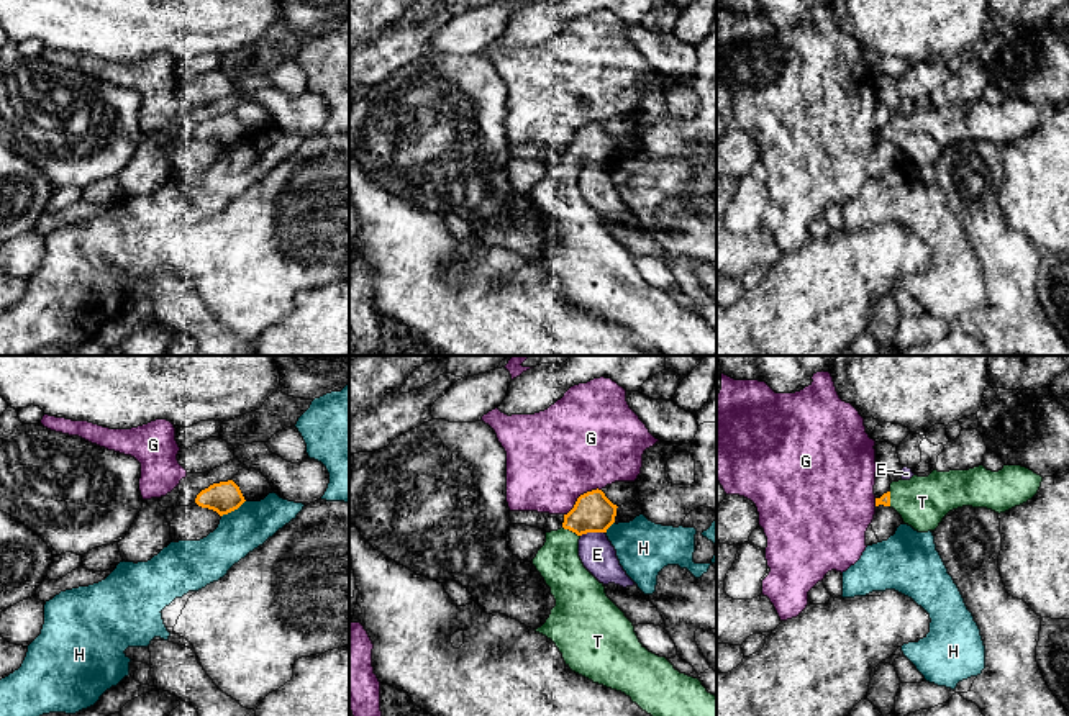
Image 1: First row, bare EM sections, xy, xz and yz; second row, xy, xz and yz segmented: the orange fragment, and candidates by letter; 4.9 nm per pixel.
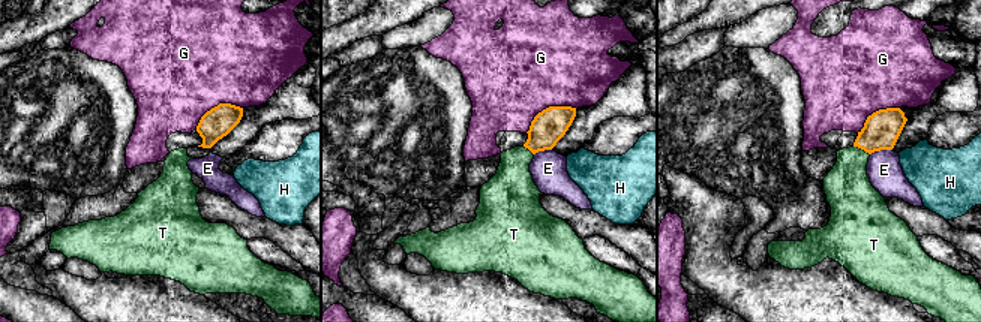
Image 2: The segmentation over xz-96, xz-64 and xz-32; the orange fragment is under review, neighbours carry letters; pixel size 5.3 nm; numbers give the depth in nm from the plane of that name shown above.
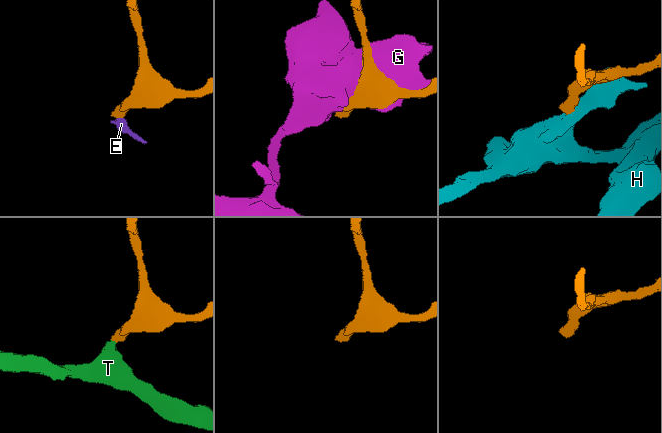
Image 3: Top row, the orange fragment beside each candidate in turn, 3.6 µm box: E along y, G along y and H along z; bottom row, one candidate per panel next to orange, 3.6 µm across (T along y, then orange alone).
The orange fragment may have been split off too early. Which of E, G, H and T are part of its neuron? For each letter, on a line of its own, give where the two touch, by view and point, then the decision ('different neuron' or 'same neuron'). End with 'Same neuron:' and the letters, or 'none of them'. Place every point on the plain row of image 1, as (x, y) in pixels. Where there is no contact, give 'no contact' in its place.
E: xz (592, 164) | different neuron
G: xz (581, 128) | different neuron
H: xy (233, 143) | different neuron
T: xz (571, 163) | same neuron
Same neuron: T

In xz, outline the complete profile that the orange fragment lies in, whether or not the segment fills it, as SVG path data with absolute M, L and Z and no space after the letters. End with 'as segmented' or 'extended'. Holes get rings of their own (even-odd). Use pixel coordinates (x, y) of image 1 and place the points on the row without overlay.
M602 123L580 128L564 147L562 161L546 165L546 175L533 198L551 221L556 239L546 256L534 262L551 272L566 298L594 316L625 326L657 356L716 356L716 329L698 311L680 306L666 292L649 285L638 272L633 256L607 229L579 190L579 172L587 165L607 165L615 156L616 138Z | extended

